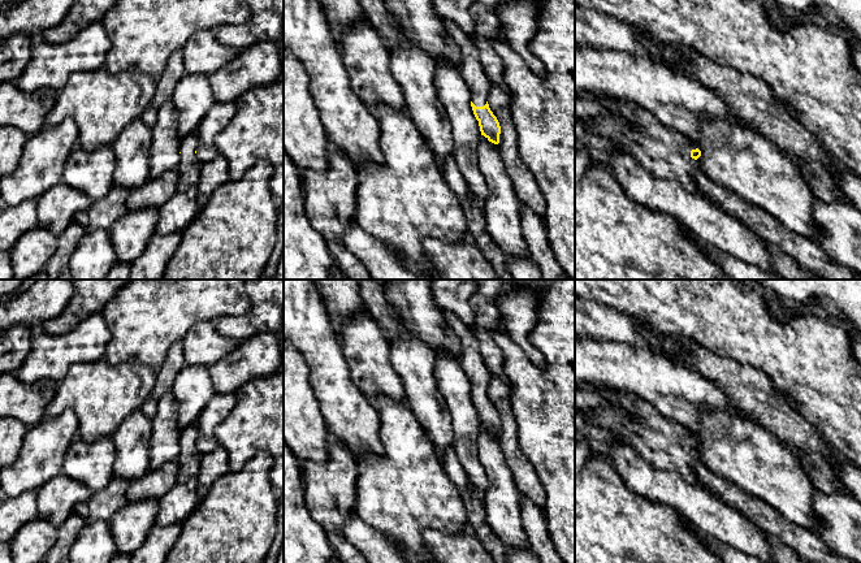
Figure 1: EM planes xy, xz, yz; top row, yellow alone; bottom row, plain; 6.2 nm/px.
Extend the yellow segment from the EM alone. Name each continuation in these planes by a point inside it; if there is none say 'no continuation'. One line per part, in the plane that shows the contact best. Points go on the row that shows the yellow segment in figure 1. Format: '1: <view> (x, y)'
1: xz (479, 85)

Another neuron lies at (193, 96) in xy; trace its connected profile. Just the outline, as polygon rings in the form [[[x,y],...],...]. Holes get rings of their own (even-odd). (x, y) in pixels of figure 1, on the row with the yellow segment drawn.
[[[185,74],[174,87],[172,101],[178,111],[181,138],[194,134],[203,117],[217,103],[208,77],[202,74]]]

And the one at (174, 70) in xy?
[[[178,49],[169,56],[164,72],[156,78],[156,92],[140,117],[150,129],[157,120],[160,107],[172,99],[176,85],[185,74],[183,53]]]

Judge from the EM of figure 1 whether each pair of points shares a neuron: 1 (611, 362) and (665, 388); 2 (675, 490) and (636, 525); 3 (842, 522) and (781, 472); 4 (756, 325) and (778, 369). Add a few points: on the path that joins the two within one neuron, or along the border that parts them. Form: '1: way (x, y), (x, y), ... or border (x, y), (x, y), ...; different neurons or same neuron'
1: way (624, 368), (640, 371), (652, 377); same neuron
2: border (631, 492), (671, 506), (686, 520); different neurons
3: border (817, 490), (813, 512), (818, 525), (813, 531); different neurons
4: way (760, 336), (778, 354), (778, 359); same neuron

